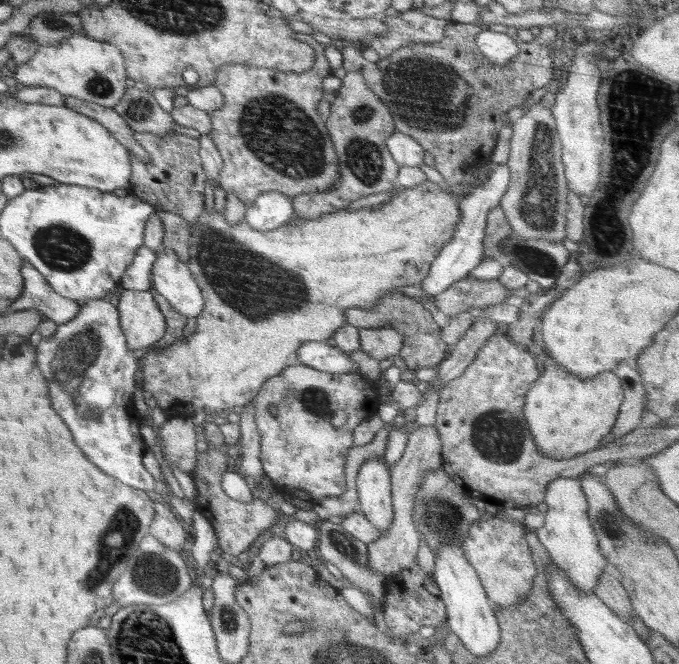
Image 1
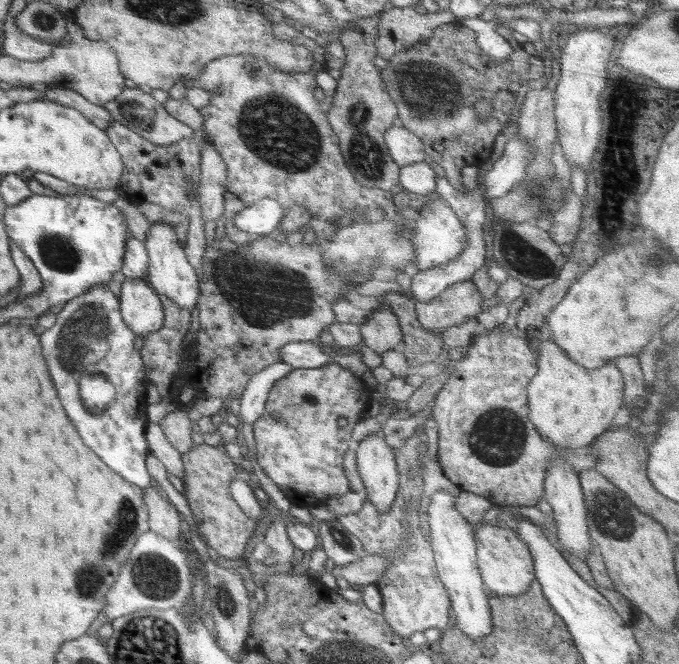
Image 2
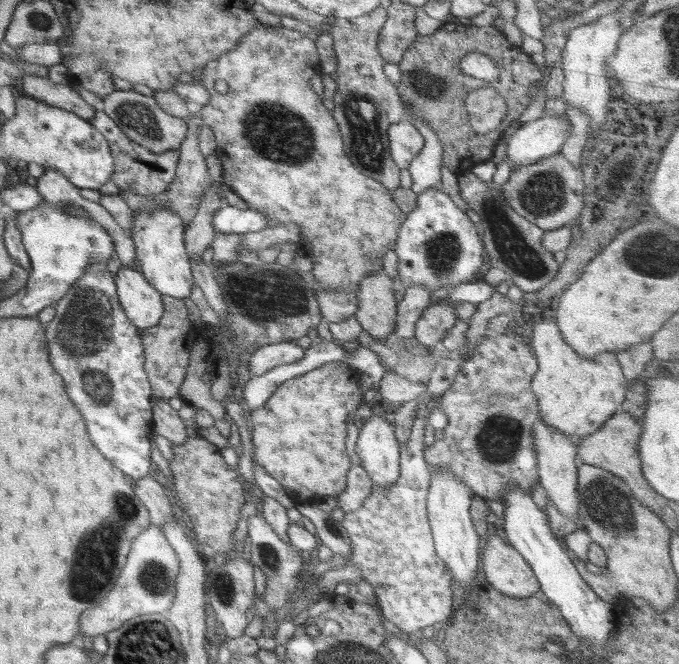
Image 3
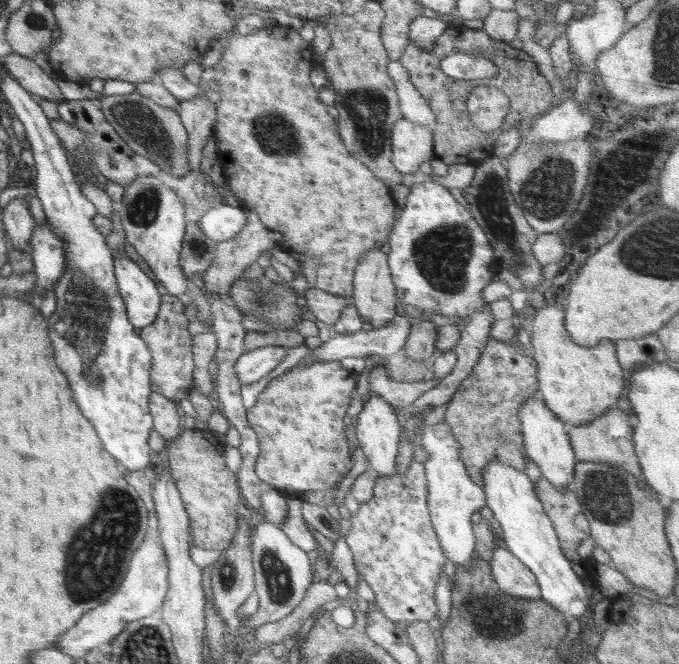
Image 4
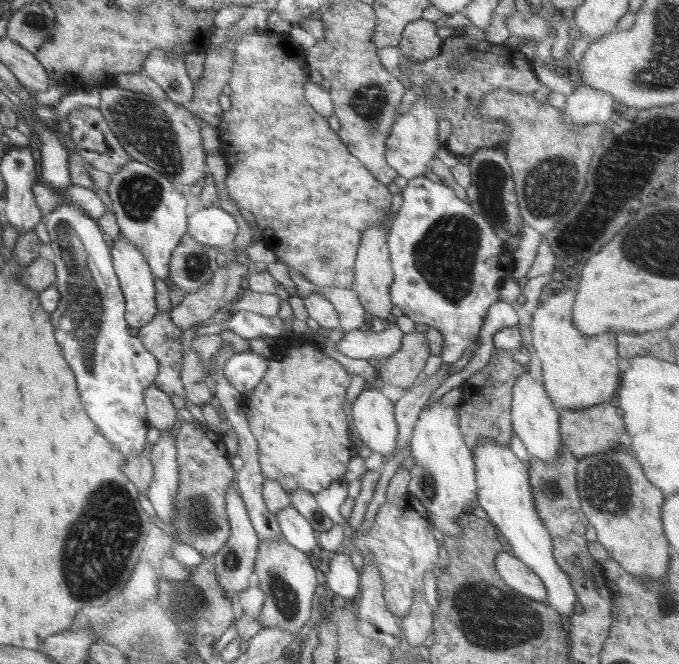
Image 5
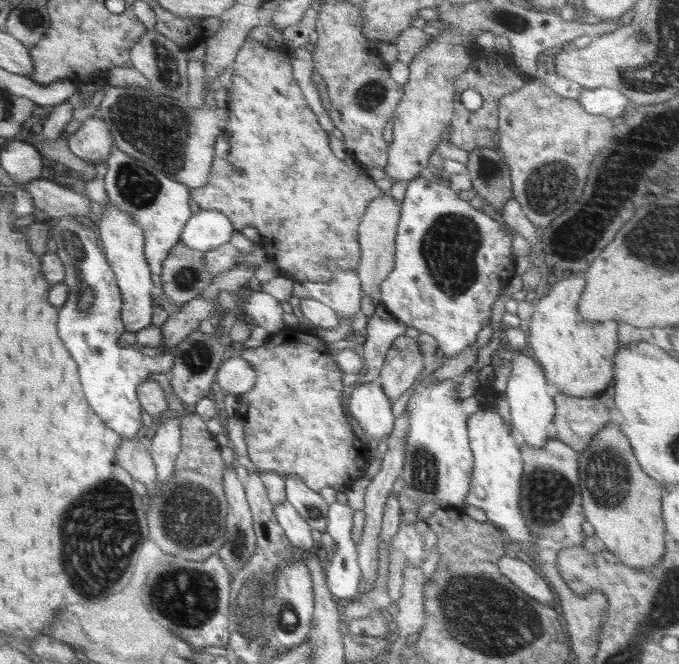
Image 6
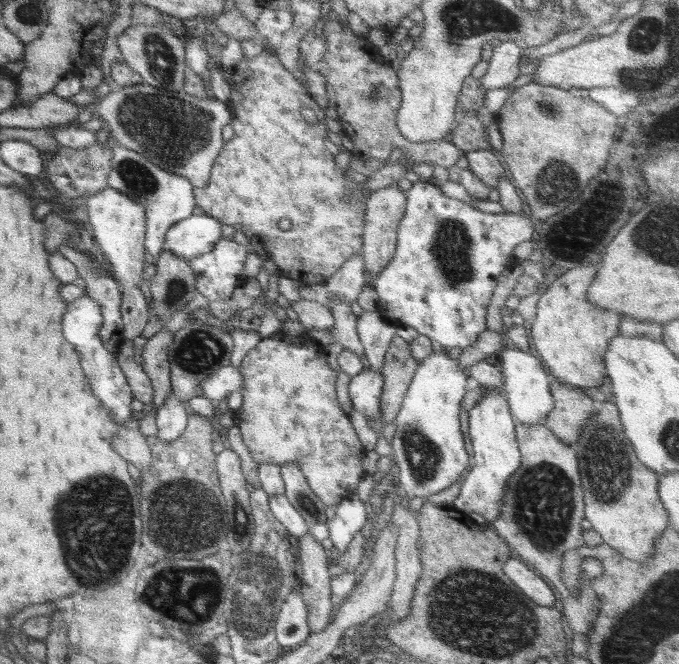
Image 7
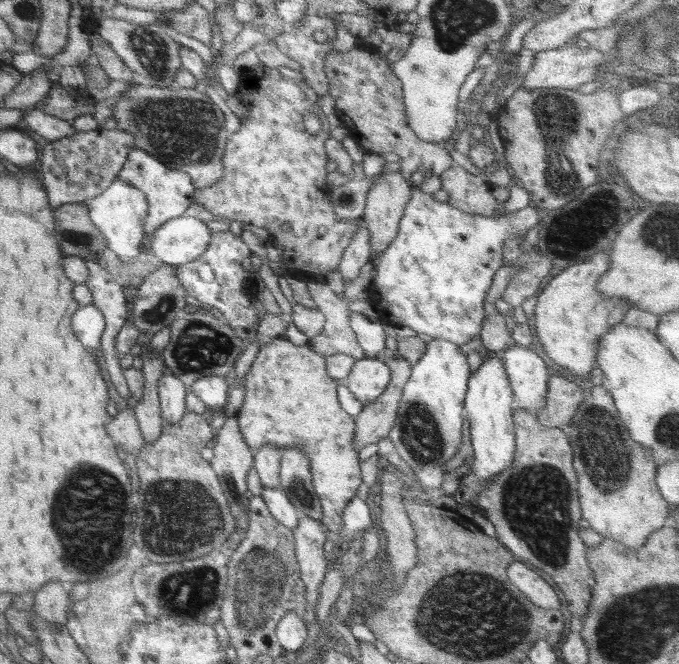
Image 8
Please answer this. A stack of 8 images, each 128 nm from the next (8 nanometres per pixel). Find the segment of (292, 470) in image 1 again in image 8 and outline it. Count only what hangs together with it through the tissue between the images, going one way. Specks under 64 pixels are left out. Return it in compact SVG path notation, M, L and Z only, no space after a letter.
M285 336L279 337L268 344L260 347L256 355L256 359L252 363L250 370L248 370L248 374L244 376L245 378L245 399L240 407L239 413L235 415L236 420L239 424L240 432L246 441L246 444L250 449L257 450L261 446L265 444L273 444L278 450L282 450L284 447L296 447L297 449L302 449L306 456L309 458L309 466L311 468L312 478L313 478L313 487L315 488L315 493L321 502L322 509L322 519L321 524L325 524L326 528L328 528L331 534L339 532L339 530L343 527L342 520L342 511L344 511L345 506L350 502L351 498L354 498L356 495L356 490L358 490L358 486L361 483L361 464L358 461L358 450L357 446L353 445L353 438L355 433L355 419L353 416L348 415L342 407L340 407L340 402L337 399L336 387L341 383L338 382L330 376L328 376L328 372L326 371L326 356L321 354L316 354L308 344L297 346L294 345L291 341L289 341Z

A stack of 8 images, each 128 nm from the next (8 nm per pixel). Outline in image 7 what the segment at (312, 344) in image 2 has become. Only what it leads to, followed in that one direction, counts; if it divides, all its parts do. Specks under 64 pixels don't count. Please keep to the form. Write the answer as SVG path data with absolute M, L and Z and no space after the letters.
M230 364L211 375L201 387L202 395L213 402L219 402L230 392L241 390L243 386L242 372Z

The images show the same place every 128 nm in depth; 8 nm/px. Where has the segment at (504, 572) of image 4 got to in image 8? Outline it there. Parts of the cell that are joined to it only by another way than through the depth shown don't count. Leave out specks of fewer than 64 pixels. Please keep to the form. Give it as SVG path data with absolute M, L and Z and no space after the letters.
M514 561L507 568L509 581L521 590L536 606L544 609L558 609L560 600L548 583L525 563Z

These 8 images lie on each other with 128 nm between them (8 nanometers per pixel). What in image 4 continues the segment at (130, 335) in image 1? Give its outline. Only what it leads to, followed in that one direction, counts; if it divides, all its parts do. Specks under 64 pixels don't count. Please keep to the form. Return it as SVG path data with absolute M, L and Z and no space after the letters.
M121 250L113 252L113 266L130 324L138 331L150 326L161 306L161 295L155 283Z

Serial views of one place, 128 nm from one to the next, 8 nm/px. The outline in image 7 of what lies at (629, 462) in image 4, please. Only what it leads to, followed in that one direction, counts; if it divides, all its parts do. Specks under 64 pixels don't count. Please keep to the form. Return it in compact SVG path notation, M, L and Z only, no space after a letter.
M556 381L550 385L554 408L540 423L551 430L561 441L572 444L579 439L581 428L597 413L598 403L580 388L572 388Z

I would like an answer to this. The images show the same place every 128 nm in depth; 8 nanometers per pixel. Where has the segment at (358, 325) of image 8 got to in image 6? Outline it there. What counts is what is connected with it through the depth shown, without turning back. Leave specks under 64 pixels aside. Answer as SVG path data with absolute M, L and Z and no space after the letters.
M377 315L368 318L364 329L366 341L363 344L362 358L365 366L361 373L361 382L378 381L390 346L399 336L405 334L407 327L401 320L394 318L381 318Z

